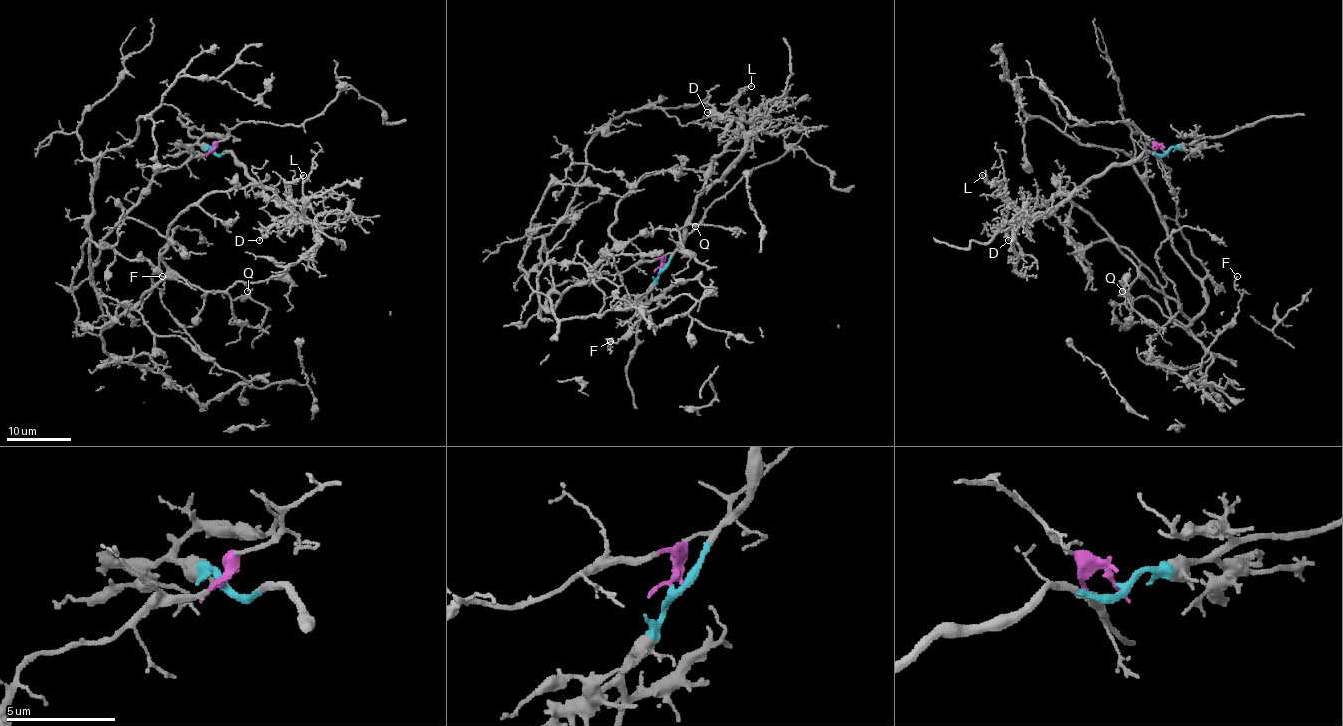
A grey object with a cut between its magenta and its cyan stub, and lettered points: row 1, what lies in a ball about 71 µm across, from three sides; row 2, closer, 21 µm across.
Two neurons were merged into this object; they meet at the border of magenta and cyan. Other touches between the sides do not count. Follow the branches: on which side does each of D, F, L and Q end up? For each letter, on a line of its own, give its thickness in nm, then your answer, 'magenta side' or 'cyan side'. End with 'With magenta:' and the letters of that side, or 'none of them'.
D: 140 nm thick; cyan side
F: 100 nm thick; magenta side
L: 150 nm thick; cyan side
Q: 80 nm thick; magenta side
With magenta: F, Q

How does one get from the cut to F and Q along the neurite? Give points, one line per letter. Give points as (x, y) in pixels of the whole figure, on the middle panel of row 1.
F: (660, 269), (547, 295), (557, 317), (634, 308), (653, 325), (695, 301), (610, 341)
Q: (660, 269), (661, 261), (640, 259), (628, 271), (567, 280), (539, 311), (637, 235), (695, 226)

